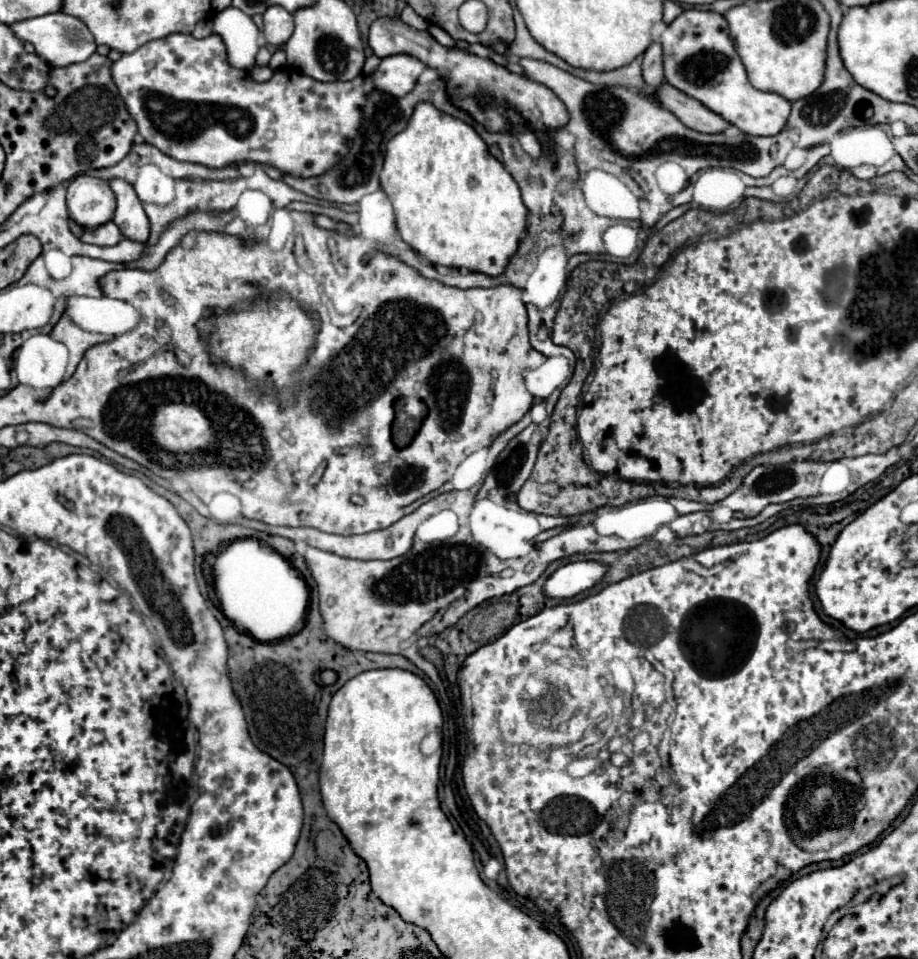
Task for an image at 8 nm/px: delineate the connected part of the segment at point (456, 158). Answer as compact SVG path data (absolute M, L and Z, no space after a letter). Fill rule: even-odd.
M420 102L414 108L406 130L388 142L380 184L394 206L396 226L402 240L432 264L500 276L516 254L522 234L528 228L528 210L522 204L518 184L488 152L484 140L474 132L474 128L442 114L428 102Z

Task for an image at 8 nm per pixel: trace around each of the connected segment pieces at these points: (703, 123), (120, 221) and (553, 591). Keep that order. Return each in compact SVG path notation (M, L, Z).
M664 84L656 92L656 98L666 110L670 110L676 118L680 118L682 124L686 124L692 130L698 130L704 134L720 134L726 128L730 128L730 122L726 122L720 114L708 110L702 102L698 102L696 98L690 98L688 94L680 92L670 84Z
M110 180L110 188L116 194L116 216L114 224L120 228L124 238L130 238L134 242L146 242L150 236L150 220L142 208L142 202L138 200L132 184L126 180Z
M572 562L558 568L544 584L544 594L550 598L572 598L594 584L606 574L606 566L598 562Z

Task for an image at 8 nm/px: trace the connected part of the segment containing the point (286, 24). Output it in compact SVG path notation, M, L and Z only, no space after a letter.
M270 6L264 12L264 36L266 42L280 48L288 42L290 34L294 32L294 18L282 6Z

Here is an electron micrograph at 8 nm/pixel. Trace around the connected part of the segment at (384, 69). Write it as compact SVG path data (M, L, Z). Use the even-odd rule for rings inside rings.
M396 54L396 56L382 58L378 70L370 76L370 80L376 90L402 96L402 94L408 94L416 86L418 76L424 70L426 66L420 60L406 54Z

